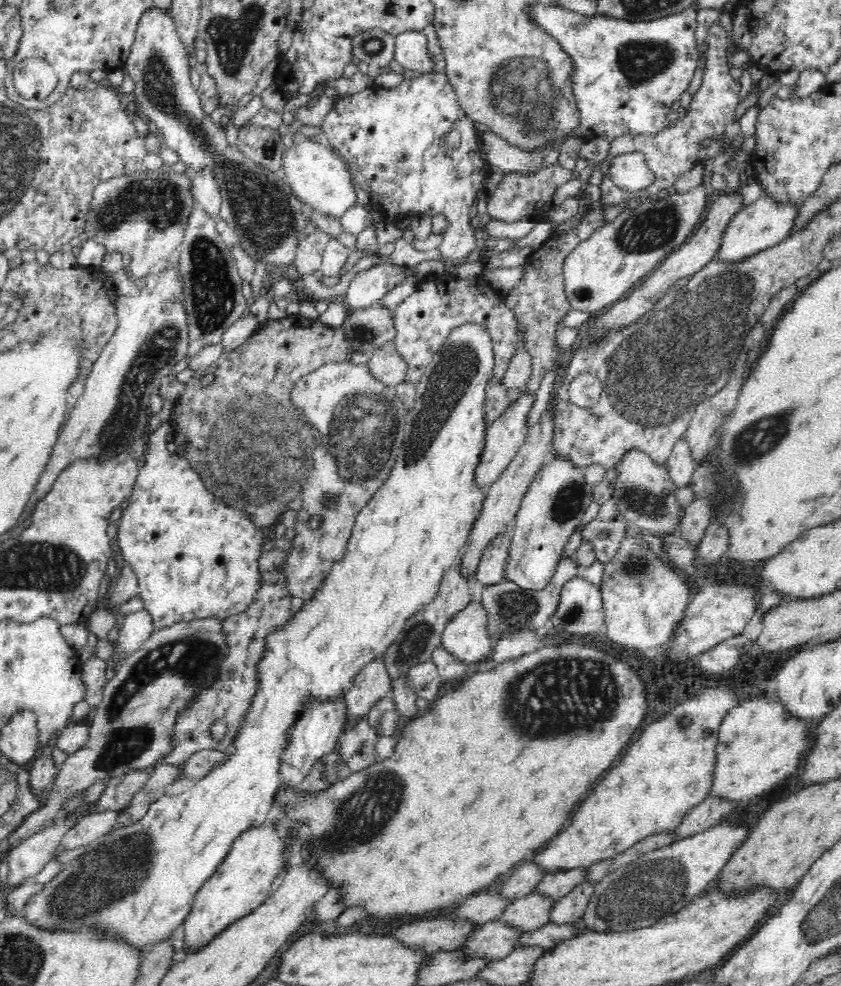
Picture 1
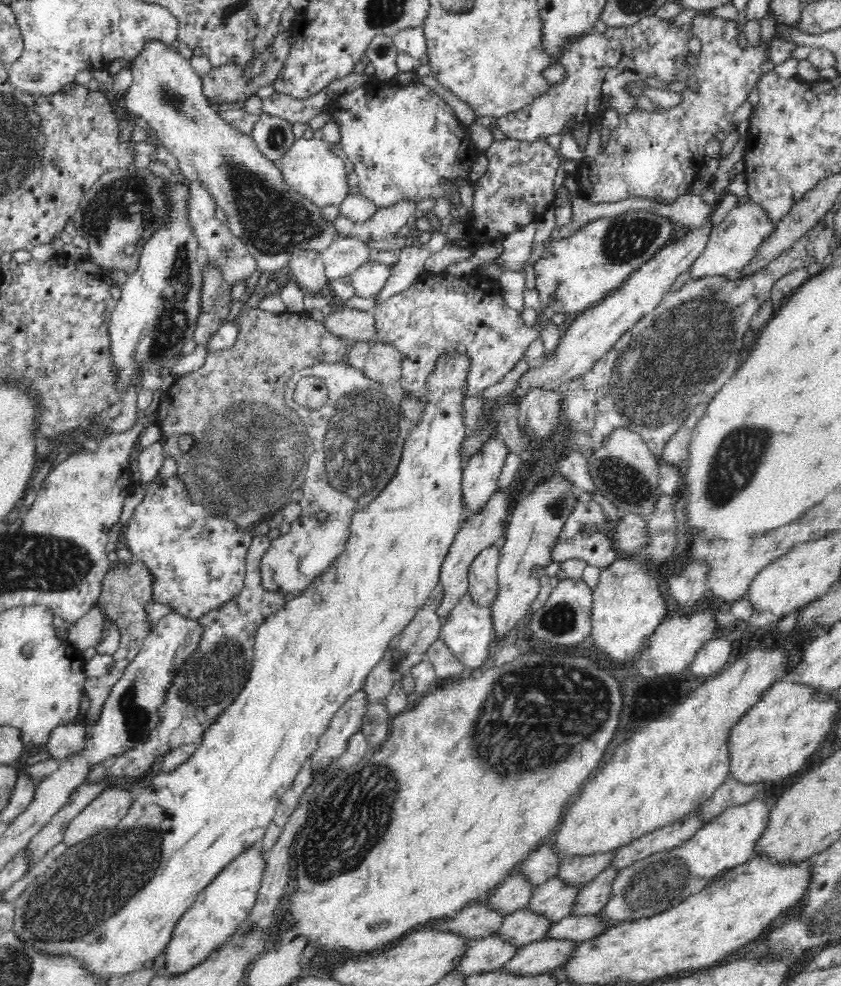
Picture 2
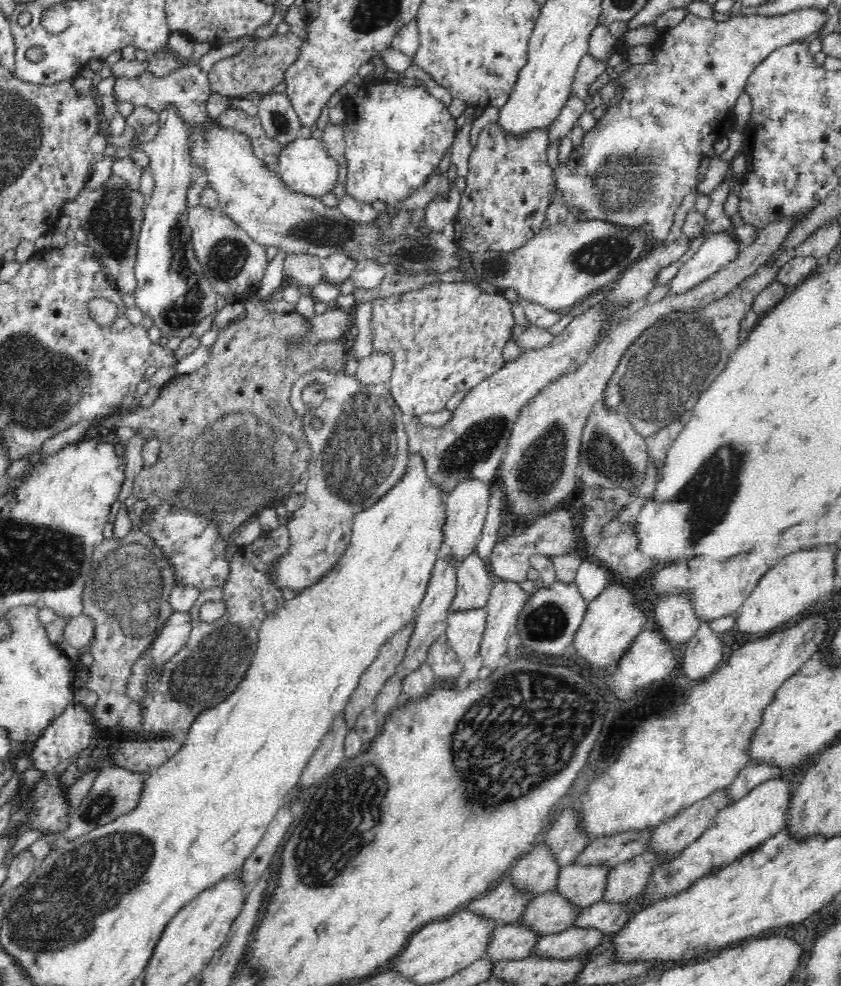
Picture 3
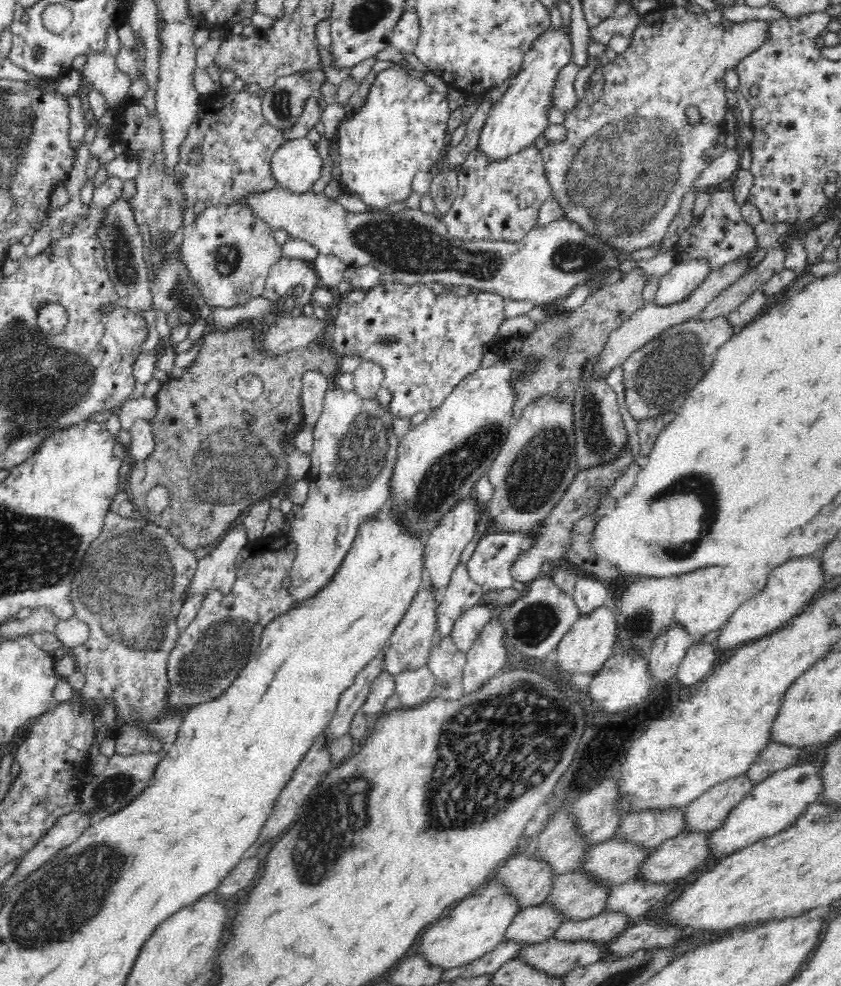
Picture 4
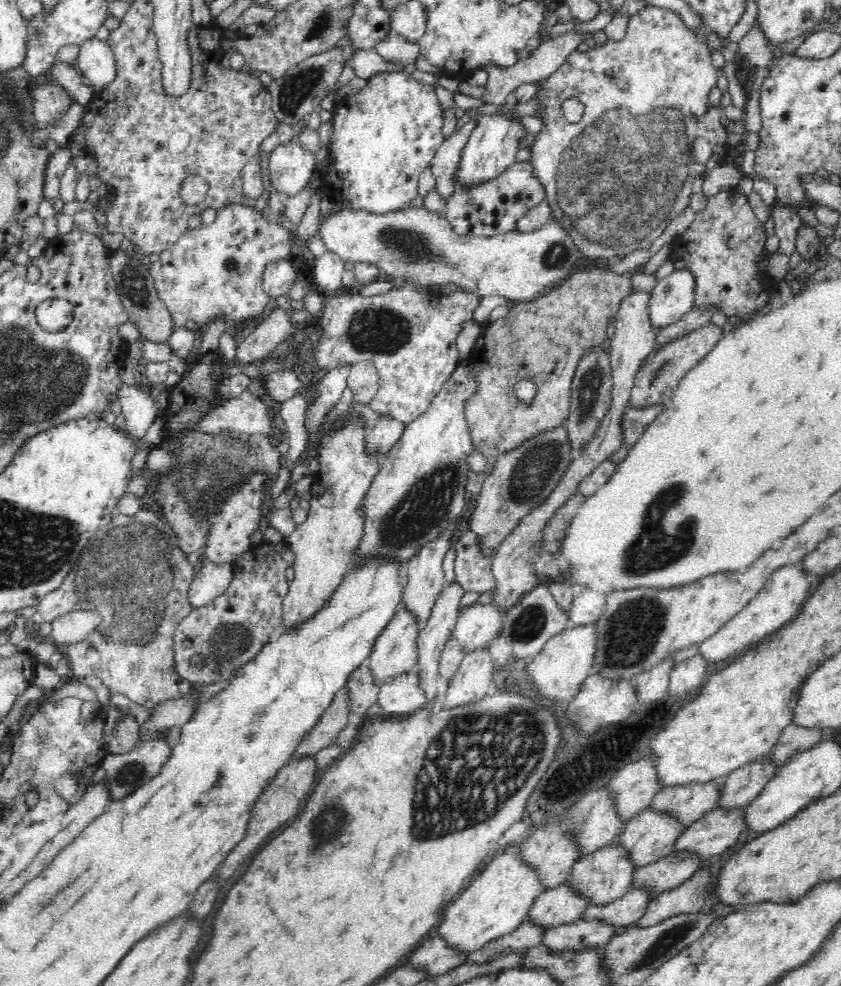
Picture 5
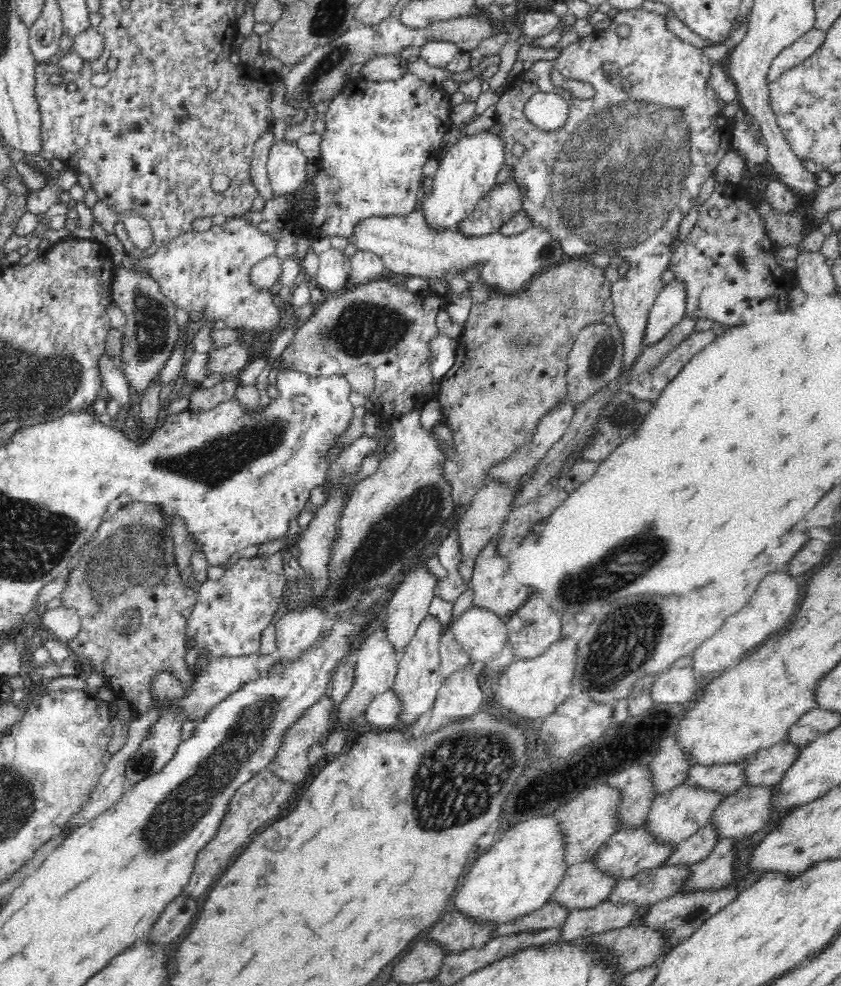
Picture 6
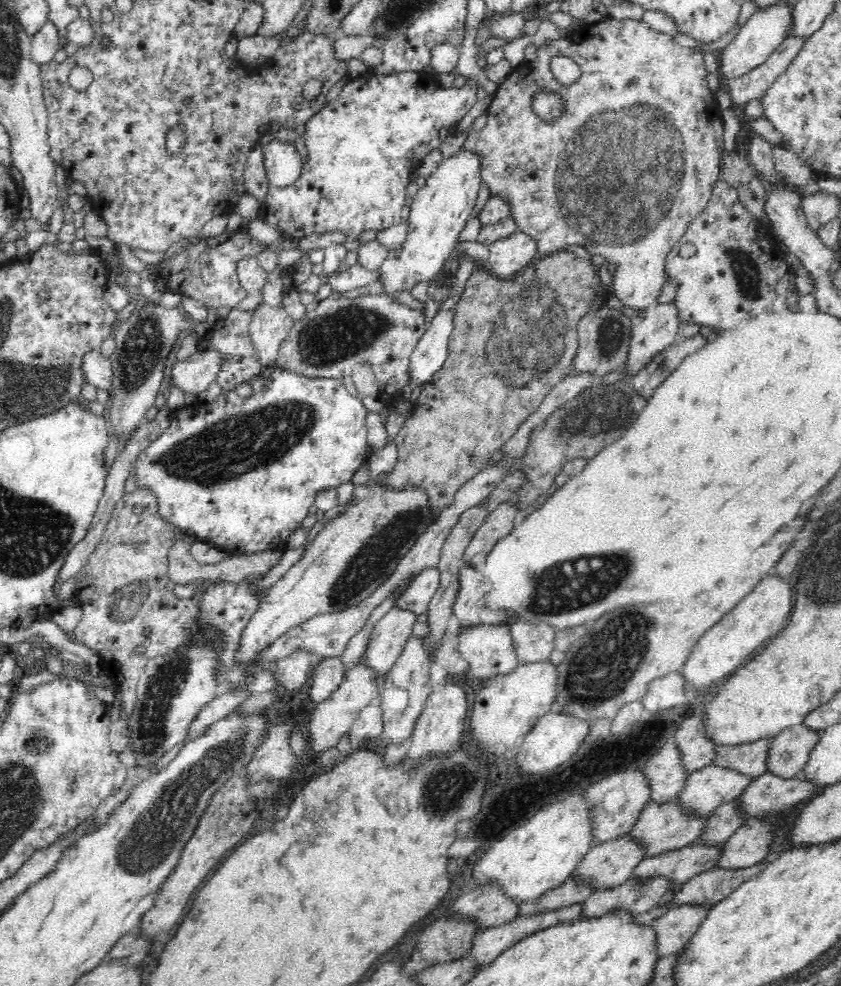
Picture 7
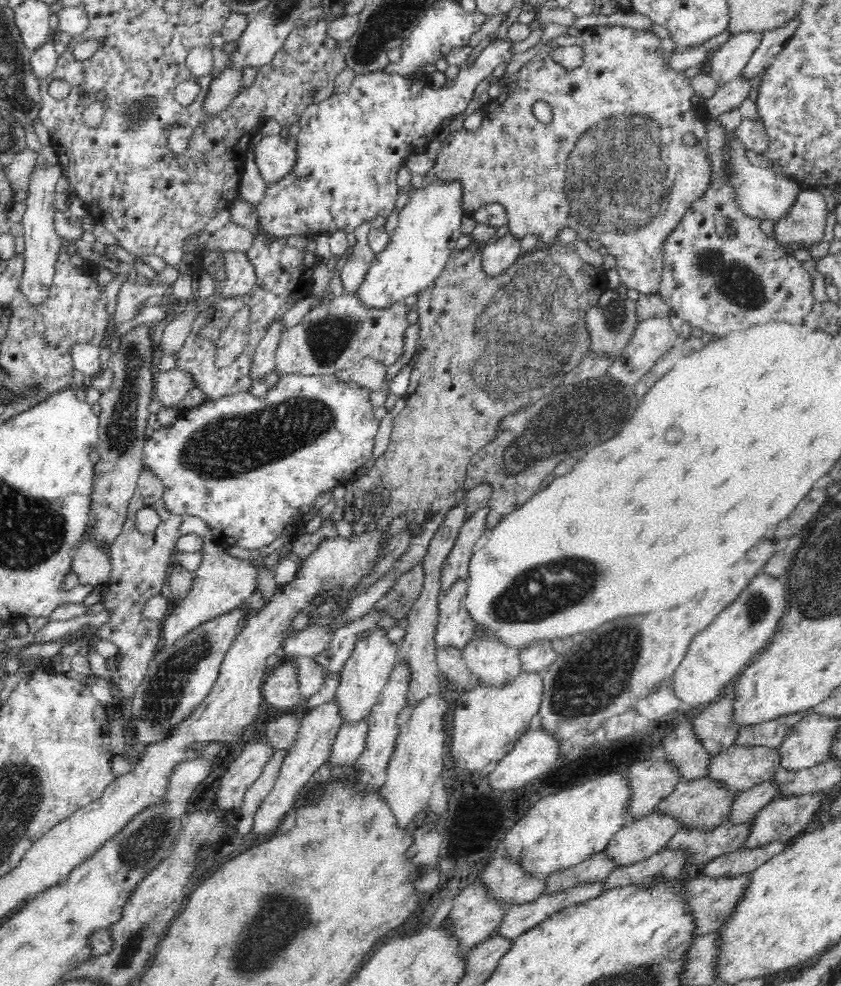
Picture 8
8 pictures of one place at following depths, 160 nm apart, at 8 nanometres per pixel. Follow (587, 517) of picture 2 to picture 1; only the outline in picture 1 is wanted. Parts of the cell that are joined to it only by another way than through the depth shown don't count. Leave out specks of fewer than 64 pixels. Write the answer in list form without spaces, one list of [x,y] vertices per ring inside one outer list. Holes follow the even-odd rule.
[[[612,499],[605,501],[598,508],[598,514],[580,526],[578,534],[582,542],[591,544],[596,555],[596,561],[606,565],[615,558],[621,542],[625,539],[627,522],[619,516],[615,502]]]

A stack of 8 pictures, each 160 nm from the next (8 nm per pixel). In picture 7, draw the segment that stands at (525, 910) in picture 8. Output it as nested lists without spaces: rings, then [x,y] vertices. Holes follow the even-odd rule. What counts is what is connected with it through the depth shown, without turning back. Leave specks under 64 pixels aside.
[[[578,902],[570,906],[562,906],[558,910],[530,914],[530,916],[518,915],[518,918],[512,922],[479,931],[472,942],[468,956],[476,958],[484,967],[485,964],[494,962],[502,952],[522,938],[532,936],[544,928],[556,926],[560,922],[572,922],[581,916],[583,904],[583,902]]]

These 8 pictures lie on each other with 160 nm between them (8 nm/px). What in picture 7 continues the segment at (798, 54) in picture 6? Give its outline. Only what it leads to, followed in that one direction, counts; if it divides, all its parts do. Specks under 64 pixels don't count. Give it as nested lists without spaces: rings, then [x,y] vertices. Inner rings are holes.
[[[804,36],[784,38],[761,65],[755,66],[754,70],[738,78],[726,80],[732,104],[745,107],[750,100],[760,99],[771,84],[776,82],[776,78],[786,70],[794,55],[800,50],[804,39]]]

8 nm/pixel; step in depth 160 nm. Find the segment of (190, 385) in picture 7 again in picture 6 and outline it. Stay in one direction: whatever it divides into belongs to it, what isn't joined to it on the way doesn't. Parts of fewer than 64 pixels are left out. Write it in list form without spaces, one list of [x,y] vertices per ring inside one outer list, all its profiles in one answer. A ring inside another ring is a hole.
[[[240,341],[225,347],[214,347],[205,353],[206,366],[204,366],[204,370],[206,370],[206,378],[210,378],[214,374],[227,374],[235,377],[251,362],[247,348]]]

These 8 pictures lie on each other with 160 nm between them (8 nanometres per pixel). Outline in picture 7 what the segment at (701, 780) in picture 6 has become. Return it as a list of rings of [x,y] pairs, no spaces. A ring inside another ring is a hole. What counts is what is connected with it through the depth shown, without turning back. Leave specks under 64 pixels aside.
[[[774,736],[759,738],[749,743],[723,744],[717,748],[716,765],[736,768],[756,778],[768,769],[770,744]]]

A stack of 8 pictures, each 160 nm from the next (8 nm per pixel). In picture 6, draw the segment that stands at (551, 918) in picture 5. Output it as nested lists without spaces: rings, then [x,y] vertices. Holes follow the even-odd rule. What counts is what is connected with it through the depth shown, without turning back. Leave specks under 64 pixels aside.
[[[592,856],[567,868],[552,899],[569,910],[592,908],[608,899],[618,882],[616,875],[600,869],[596,858]]]

